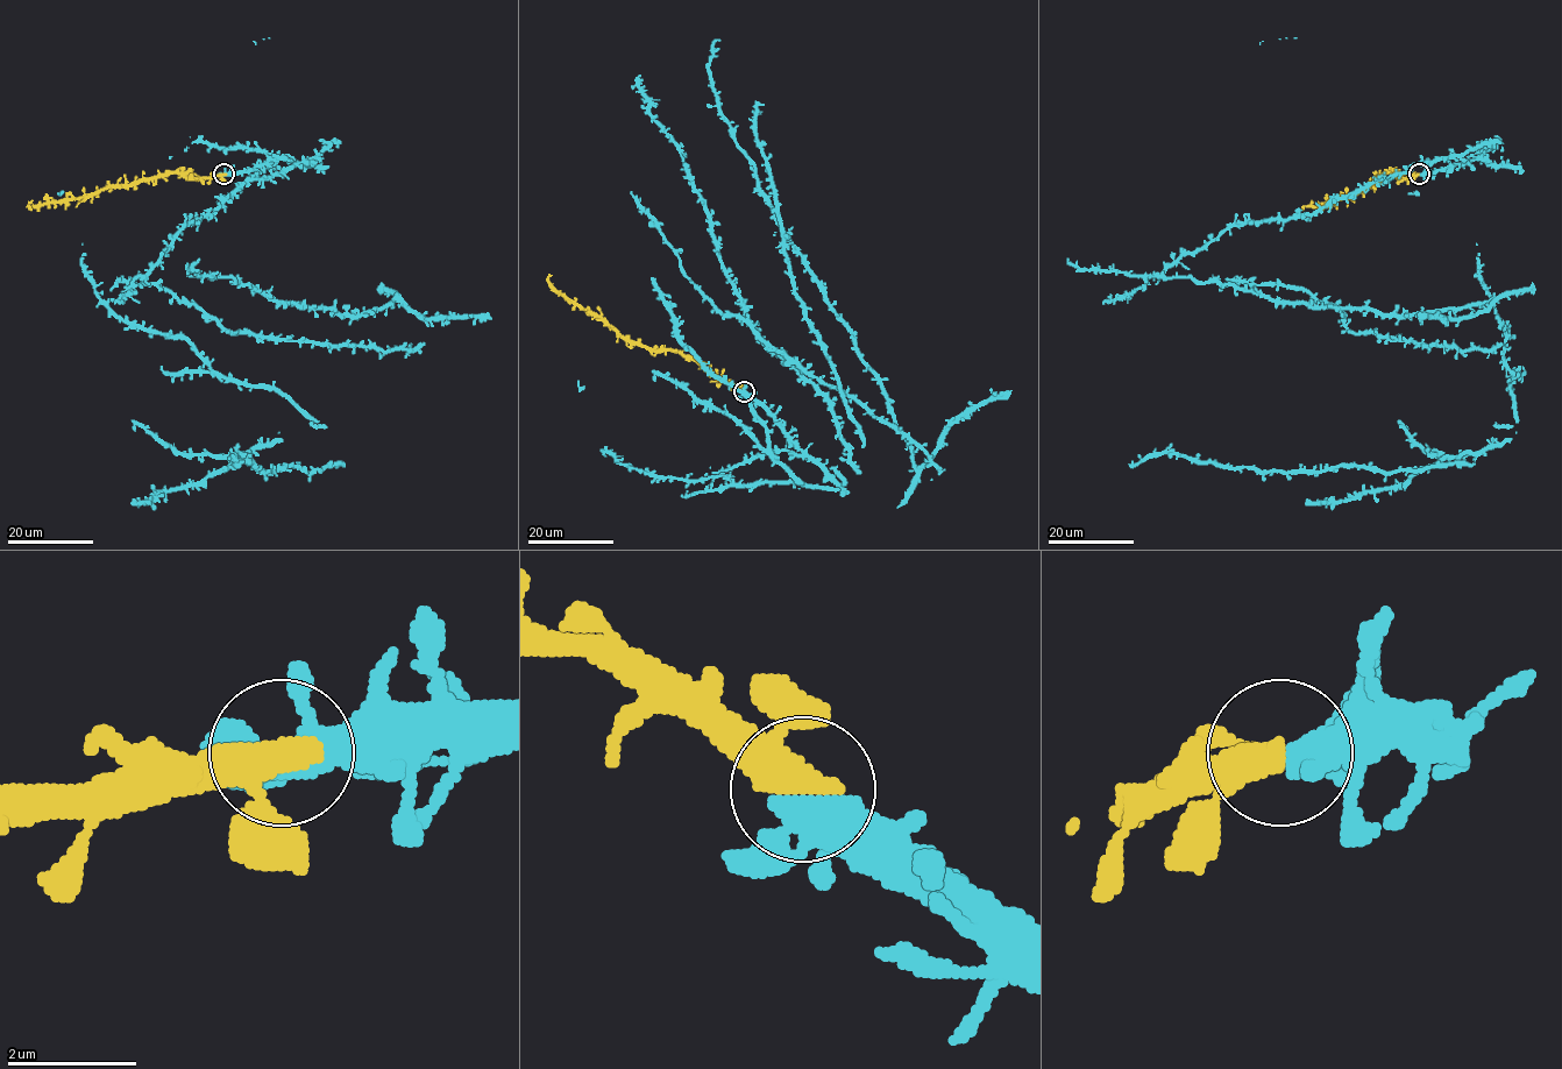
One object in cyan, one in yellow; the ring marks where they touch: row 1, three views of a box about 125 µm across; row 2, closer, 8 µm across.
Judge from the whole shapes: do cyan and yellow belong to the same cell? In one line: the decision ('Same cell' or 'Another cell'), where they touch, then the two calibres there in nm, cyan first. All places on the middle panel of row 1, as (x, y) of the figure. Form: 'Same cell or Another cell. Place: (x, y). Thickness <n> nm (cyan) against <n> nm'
Same cell. Place: (744, 391). Thickness 380 nm (cyan) against 400 nm

